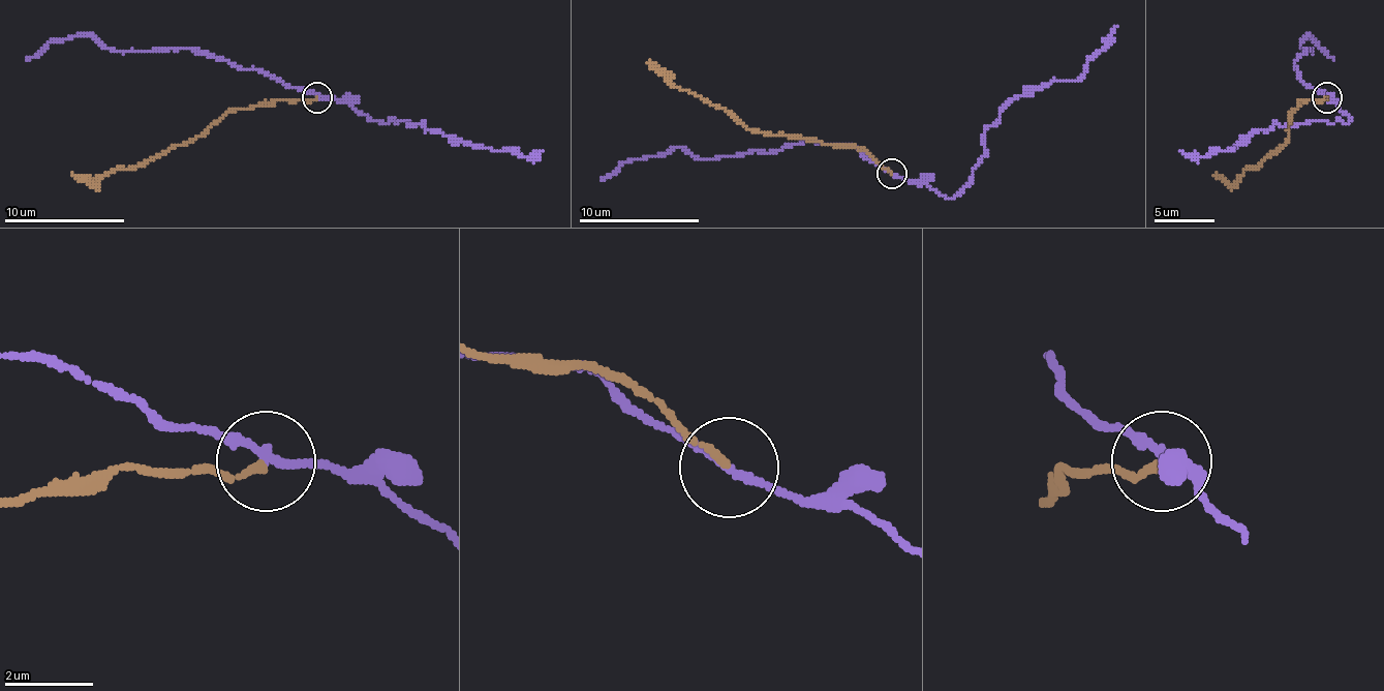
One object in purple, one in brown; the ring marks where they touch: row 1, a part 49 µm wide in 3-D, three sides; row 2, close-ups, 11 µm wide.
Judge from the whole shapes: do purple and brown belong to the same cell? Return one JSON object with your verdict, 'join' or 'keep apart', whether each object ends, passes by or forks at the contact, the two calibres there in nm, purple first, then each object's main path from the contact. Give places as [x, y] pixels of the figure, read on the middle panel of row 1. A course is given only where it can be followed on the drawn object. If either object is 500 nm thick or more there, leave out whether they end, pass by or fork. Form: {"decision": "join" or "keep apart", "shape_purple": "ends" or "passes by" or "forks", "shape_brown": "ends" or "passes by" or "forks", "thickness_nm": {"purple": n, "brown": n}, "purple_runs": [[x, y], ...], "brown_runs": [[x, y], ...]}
{"decision": "keep apart", "shape_purple": "passes by", "shape_brown": "ends", "thickness_nm": {"purple": 160, "brown": 160}, "purple_runs": [[891, 174], [921, 180], [954, 199], [973, 180], [984, 131], [1000, 114], [1054, 81], [1078, 81], [1117, 26]], "brown_runs": [[891, 174], [855, 147], [746, 129], [721, 108], [679, 90], [646, 62]]}

